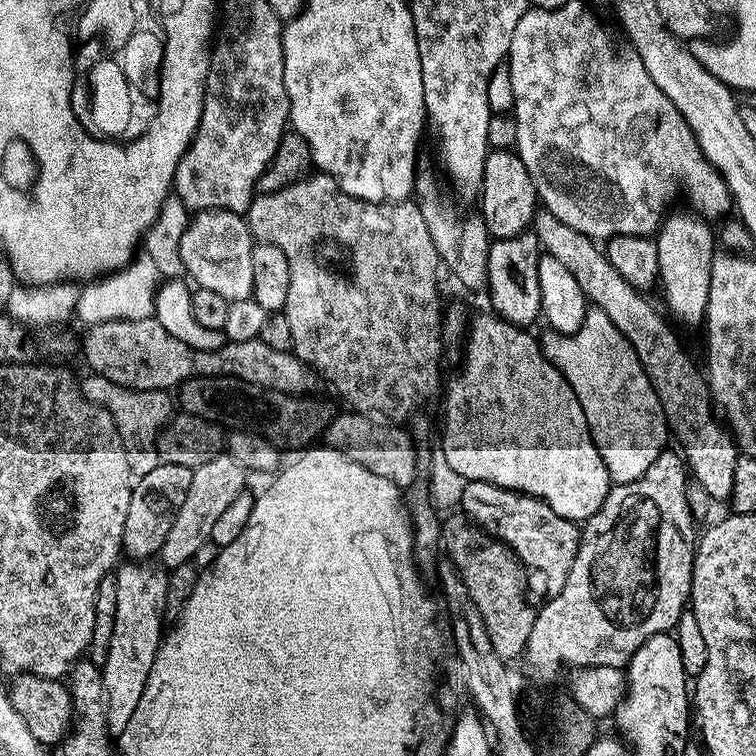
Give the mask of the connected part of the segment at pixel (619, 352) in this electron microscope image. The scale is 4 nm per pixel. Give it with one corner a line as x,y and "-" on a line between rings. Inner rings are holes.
595,306
589,307
582,326
574,334
564,336
553,330
546,332
542,336
544,356
564,375
566,382
574,390
586,414
592,441
602,454
602,462
606,462
606,470
613,484
625,484
634,482
634,478
642,478
642,474
646,474
646,470
654,466
654,458
665,451
667,444
664,443
670,440
670,429
652,380
646,374
632,344
620,333
618,326
614,326
614,322
606,318
604,311

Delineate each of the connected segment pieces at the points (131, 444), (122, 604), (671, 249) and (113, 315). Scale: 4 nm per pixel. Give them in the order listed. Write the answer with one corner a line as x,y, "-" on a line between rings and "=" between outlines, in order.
88,374
88,377
83,377
82,387
88,400
107,408
110,415
116,419
120,436
124,439
126,458
137,477
149,474
150,470
161,464
162,452
158,447
158,441
164,425
174,412
171,402
168,401
167,391
138,392
135,388
125,388
111,376
99,374
=
127,561
117,569
117,610
109,640
107,658
102,663
103,686
108,691
107,725
114,738
120,737
138,708
154,658
164,637
164,612
168,603
169,573
155,561
=
669,211
660,231
654,239
658,246
658,266
660,267
659,287
664,287
664,300
668,303
667,311
672,311
673,321
681,320
684,324
705,323
710,298
710,270
712,259
718,254
718,236
705,217
695,211
=
147,254
137,255
128,263
127,268
119,268
116,272
109,272
108,275
88,283
81,287
76,307
76,316
84,326
111,320
150,320
156,315
155,298
162,277
154,258
150,258

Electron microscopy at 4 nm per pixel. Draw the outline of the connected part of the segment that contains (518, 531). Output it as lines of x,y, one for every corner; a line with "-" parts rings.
481,480
467,481
461,487
459,507
472,523
478,525
479,528
485,528
488,533
497,540
501,540
517,556
520,563
527,569
528,591
533,601
552,600
558,594
562,594
562,586
566,586
570,566
574,566
574,558
580,549
581,529
578,527
577,521
567,520
554,514
554,510
550,510
547,502
536,496
527,496
524,492
515,492

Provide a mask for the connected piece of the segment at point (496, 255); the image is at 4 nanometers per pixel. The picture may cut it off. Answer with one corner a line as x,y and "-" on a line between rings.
535,231
520,232
517,236
493,240
488,255
488,286
486,295
492,299
491,311
501,320
517,326
532,326
540,316
538,262
542,255
540,237

